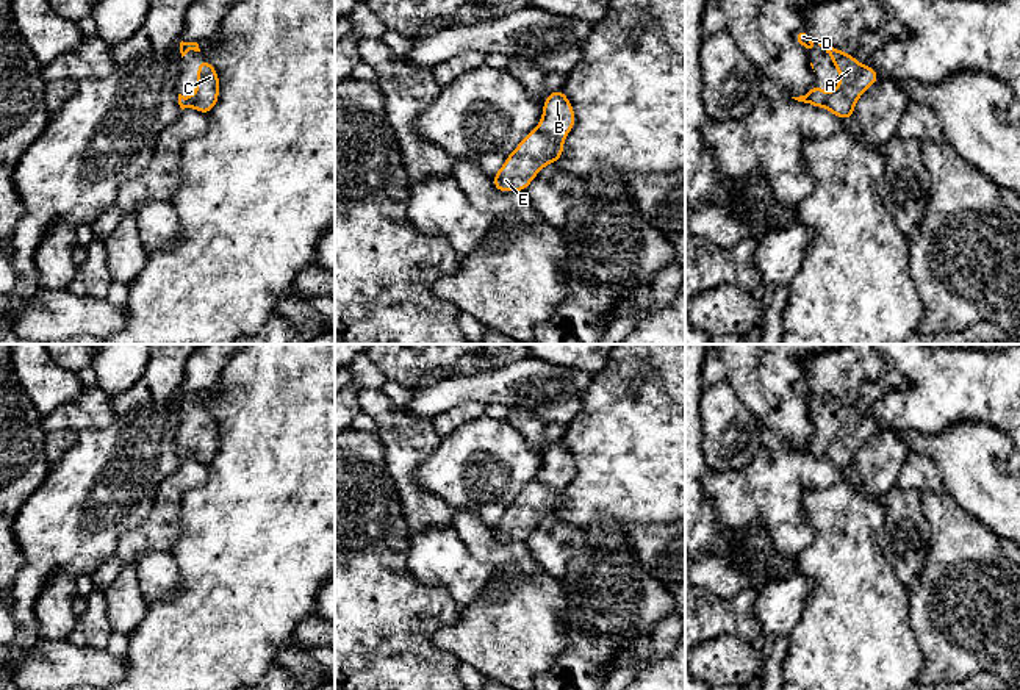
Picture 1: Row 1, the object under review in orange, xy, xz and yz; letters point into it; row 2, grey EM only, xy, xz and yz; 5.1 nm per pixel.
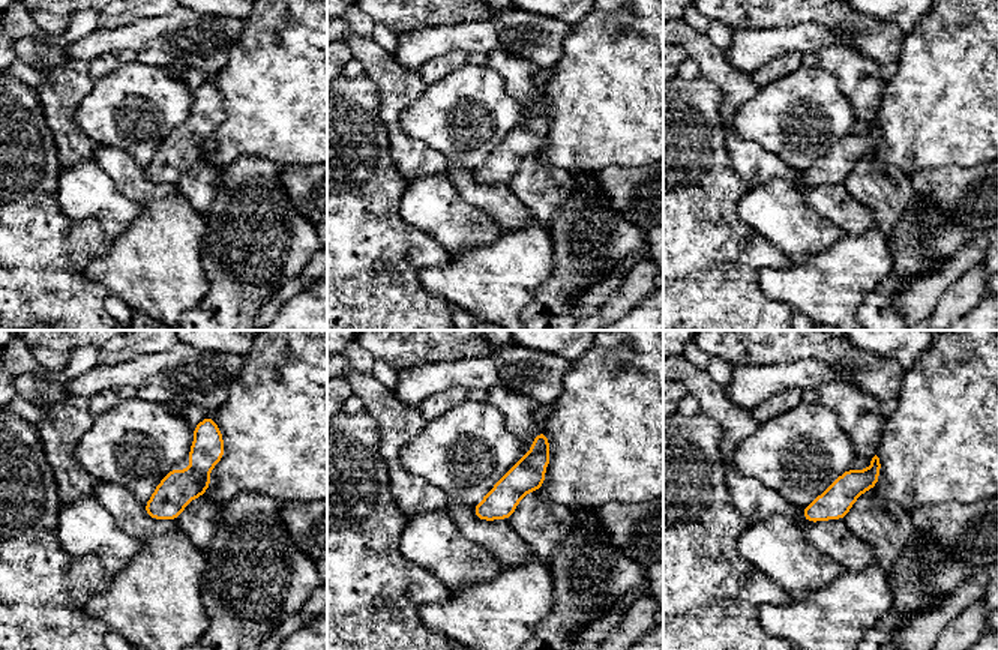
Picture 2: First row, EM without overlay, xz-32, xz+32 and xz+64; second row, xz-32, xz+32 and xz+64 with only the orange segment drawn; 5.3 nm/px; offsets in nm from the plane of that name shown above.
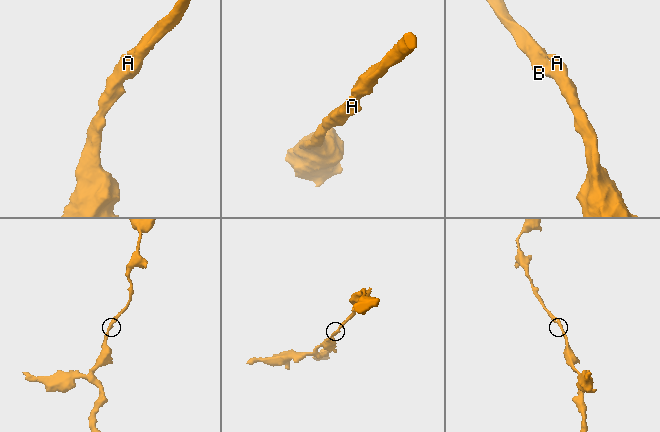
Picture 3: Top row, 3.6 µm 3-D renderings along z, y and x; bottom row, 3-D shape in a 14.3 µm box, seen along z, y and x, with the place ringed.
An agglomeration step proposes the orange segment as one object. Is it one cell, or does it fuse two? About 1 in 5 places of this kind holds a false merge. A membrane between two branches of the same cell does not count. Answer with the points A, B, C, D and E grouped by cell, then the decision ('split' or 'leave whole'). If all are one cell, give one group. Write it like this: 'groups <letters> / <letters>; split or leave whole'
groups A B C D E; leave whole

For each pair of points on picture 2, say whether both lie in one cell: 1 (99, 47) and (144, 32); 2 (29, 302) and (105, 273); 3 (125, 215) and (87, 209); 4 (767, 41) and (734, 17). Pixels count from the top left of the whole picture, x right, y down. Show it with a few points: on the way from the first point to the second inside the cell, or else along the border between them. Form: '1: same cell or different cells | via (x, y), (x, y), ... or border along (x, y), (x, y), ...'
1: same cell | via (110, 39), (134, 36)
2: different cells | border along (105, 248), (92, 258), (84, 275), (108, 293)
3: same cell | via (116, 212), (107, 206), (96, 206)
4: different cells | border along (785, 24), (731, 30)

